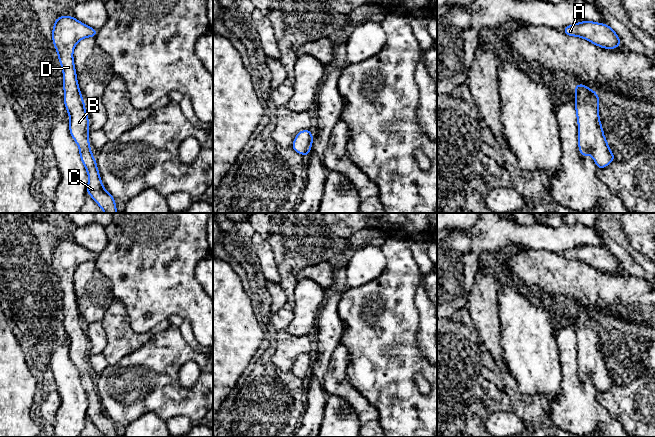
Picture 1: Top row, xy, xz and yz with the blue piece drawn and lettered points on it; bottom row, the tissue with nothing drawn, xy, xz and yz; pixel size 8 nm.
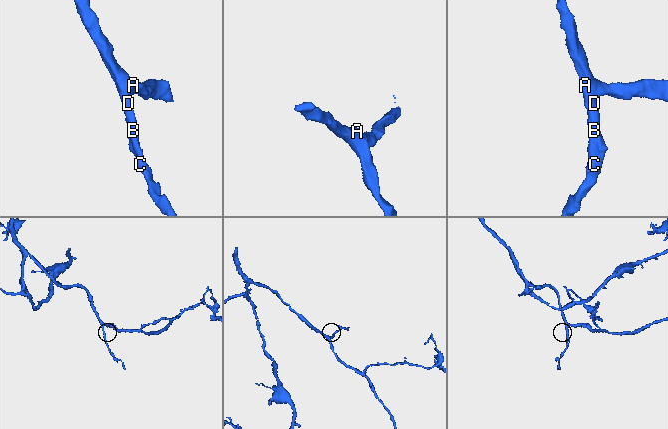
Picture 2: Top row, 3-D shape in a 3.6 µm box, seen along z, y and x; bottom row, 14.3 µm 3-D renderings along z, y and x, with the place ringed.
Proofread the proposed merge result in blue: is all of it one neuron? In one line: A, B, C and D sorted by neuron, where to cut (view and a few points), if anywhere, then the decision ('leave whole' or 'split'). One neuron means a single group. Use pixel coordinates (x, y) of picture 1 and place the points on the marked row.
A B C D | no cut | leave whole

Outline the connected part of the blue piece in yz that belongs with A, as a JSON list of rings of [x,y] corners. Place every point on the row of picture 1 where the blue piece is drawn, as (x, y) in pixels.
[[[581,21],[563,28],[567,36],[581,37],[605,49],[616,49],[622,44],[617,33],[608,25],[593,21]]]

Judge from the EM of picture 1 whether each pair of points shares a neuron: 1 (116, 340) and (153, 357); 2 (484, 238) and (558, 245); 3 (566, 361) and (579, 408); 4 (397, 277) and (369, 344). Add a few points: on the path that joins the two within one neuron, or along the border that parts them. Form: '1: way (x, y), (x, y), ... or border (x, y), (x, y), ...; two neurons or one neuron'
1: border (150, 338), (141, 346), (126, 354), (117, 363); two neurons
2: way (502, 237), (540, 237); one neuron
3: way (570, 373), (574, 396); one neuron
4: way (391, 295), (389, 309), (385, 313), (385, 330); one neuron

